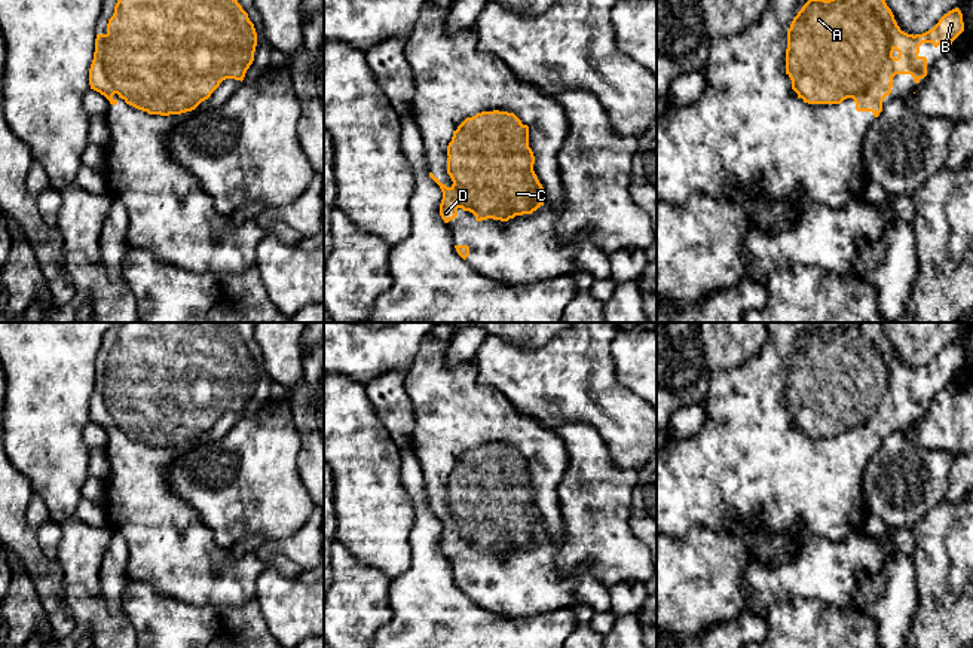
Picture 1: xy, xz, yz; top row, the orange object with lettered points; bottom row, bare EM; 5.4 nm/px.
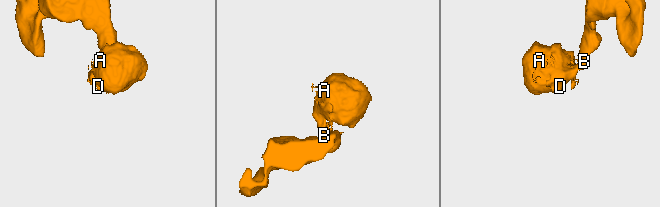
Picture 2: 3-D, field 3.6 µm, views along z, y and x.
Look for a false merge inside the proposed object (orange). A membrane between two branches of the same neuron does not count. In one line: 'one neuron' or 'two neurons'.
one neuron

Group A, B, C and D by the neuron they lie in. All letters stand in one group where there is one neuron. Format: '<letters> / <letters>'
A B C D

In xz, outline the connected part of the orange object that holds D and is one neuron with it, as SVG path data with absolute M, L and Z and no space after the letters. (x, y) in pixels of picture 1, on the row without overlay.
M493 443L466 450L453 464L447 489L447 507L453 514L450 520L429 505L443 525L440 548L444 556L456 551L459 541L472 545L477 554L487 551L508 554L515 548L532 547L544 538L544 520L533 504L529 459L514 446Z

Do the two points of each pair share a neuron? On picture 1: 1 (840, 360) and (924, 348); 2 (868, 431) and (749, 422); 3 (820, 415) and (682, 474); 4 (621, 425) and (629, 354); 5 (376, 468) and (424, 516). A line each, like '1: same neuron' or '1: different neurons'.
1: different neurons
2: same neuron
3: same neuron
4: different neurons
5: different neurons

